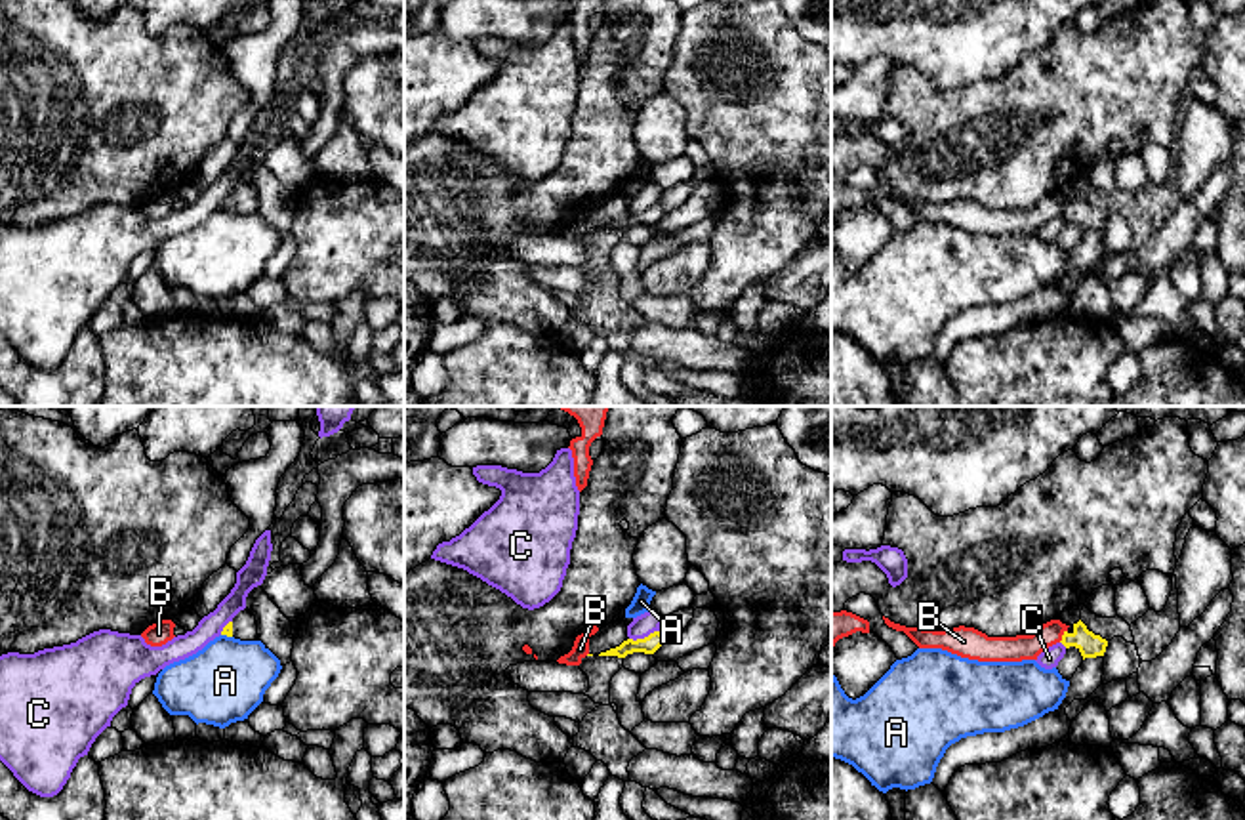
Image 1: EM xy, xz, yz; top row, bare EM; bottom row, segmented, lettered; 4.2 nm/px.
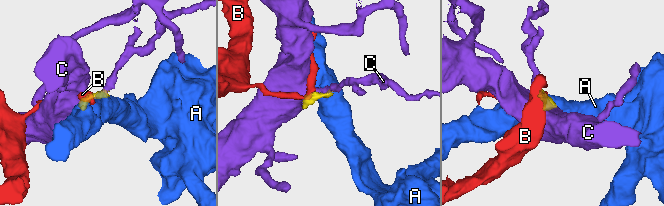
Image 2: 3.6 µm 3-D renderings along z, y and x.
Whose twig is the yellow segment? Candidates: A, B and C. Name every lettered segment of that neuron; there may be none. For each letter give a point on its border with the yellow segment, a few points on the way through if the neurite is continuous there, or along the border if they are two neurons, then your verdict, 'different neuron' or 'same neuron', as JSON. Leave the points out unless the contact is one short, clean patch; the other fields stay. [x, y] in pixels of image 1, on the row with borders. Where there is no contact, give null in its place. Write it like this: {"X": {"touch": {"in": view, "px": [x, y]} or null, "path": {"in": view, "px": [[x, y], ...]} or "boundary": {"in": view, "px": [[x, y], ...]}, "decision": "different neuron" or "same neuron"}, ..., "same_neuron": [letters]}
{"A": {"touch": {"in": "xy", "px": [227, 635]}, "boundary": {"in": "xy", "px": [[222, 634], [231, 637]]}, "decision": "different neuron"}, "B": {"touch": {"in": "yz", "px": [1062, 635]}, "boundary": {"in": "yz", "px": [[1066, 630], [1059, 641]]}, "decision": "different neuron"}, "C": {"touch": {"in": "xz", "px": [645, 637]}, "decision": "different neuron"}, "same_neuron": []}

